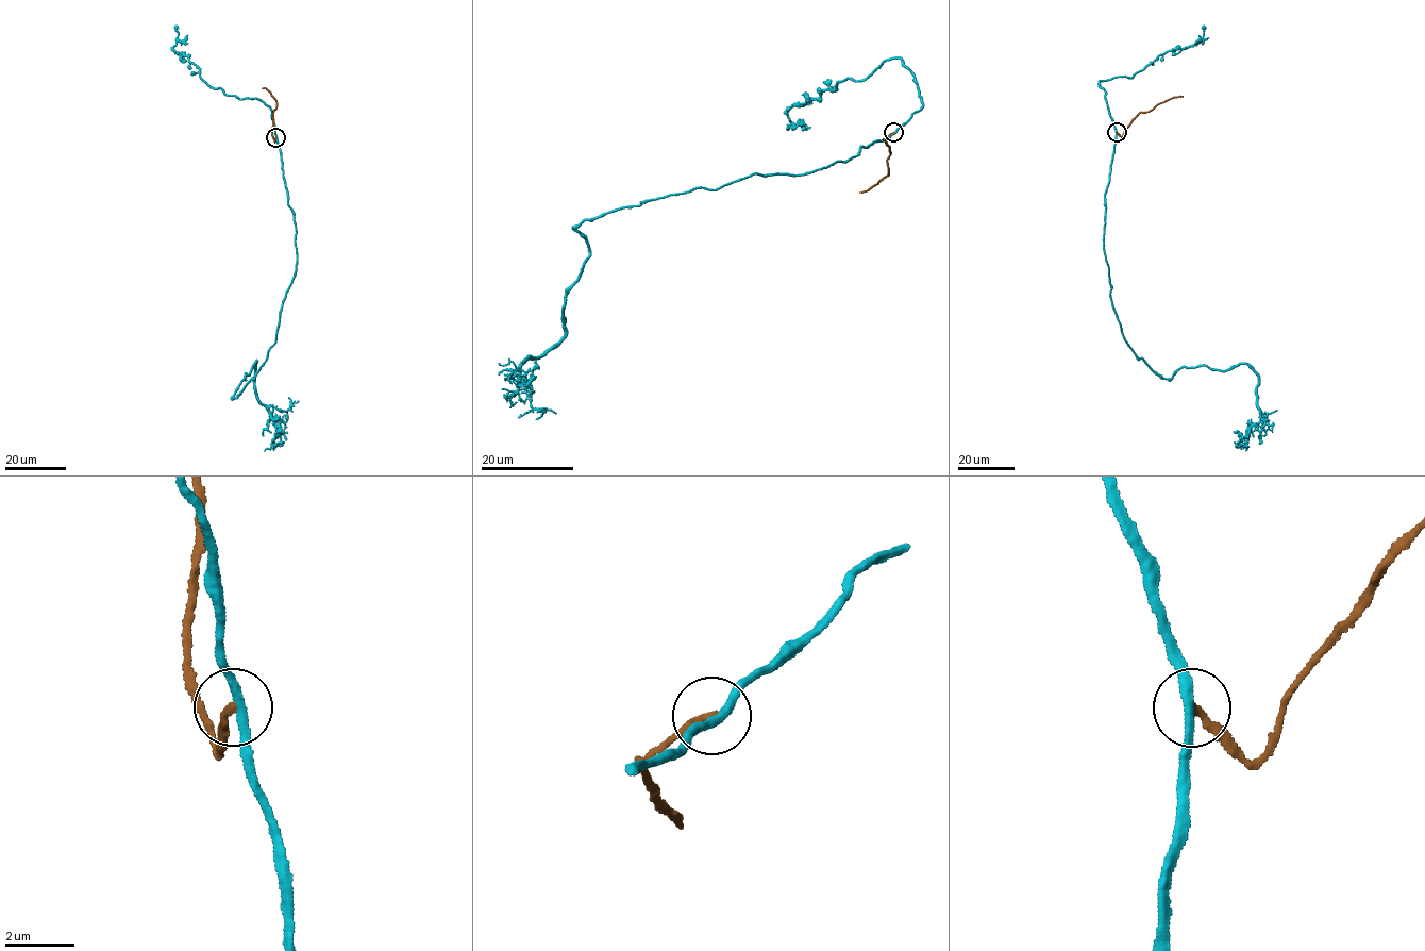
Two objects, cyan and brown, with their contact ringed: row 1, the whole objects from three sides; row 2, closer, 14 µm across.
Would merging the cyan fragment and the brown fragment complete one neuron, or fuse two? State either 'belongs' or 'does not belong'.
does not belong

